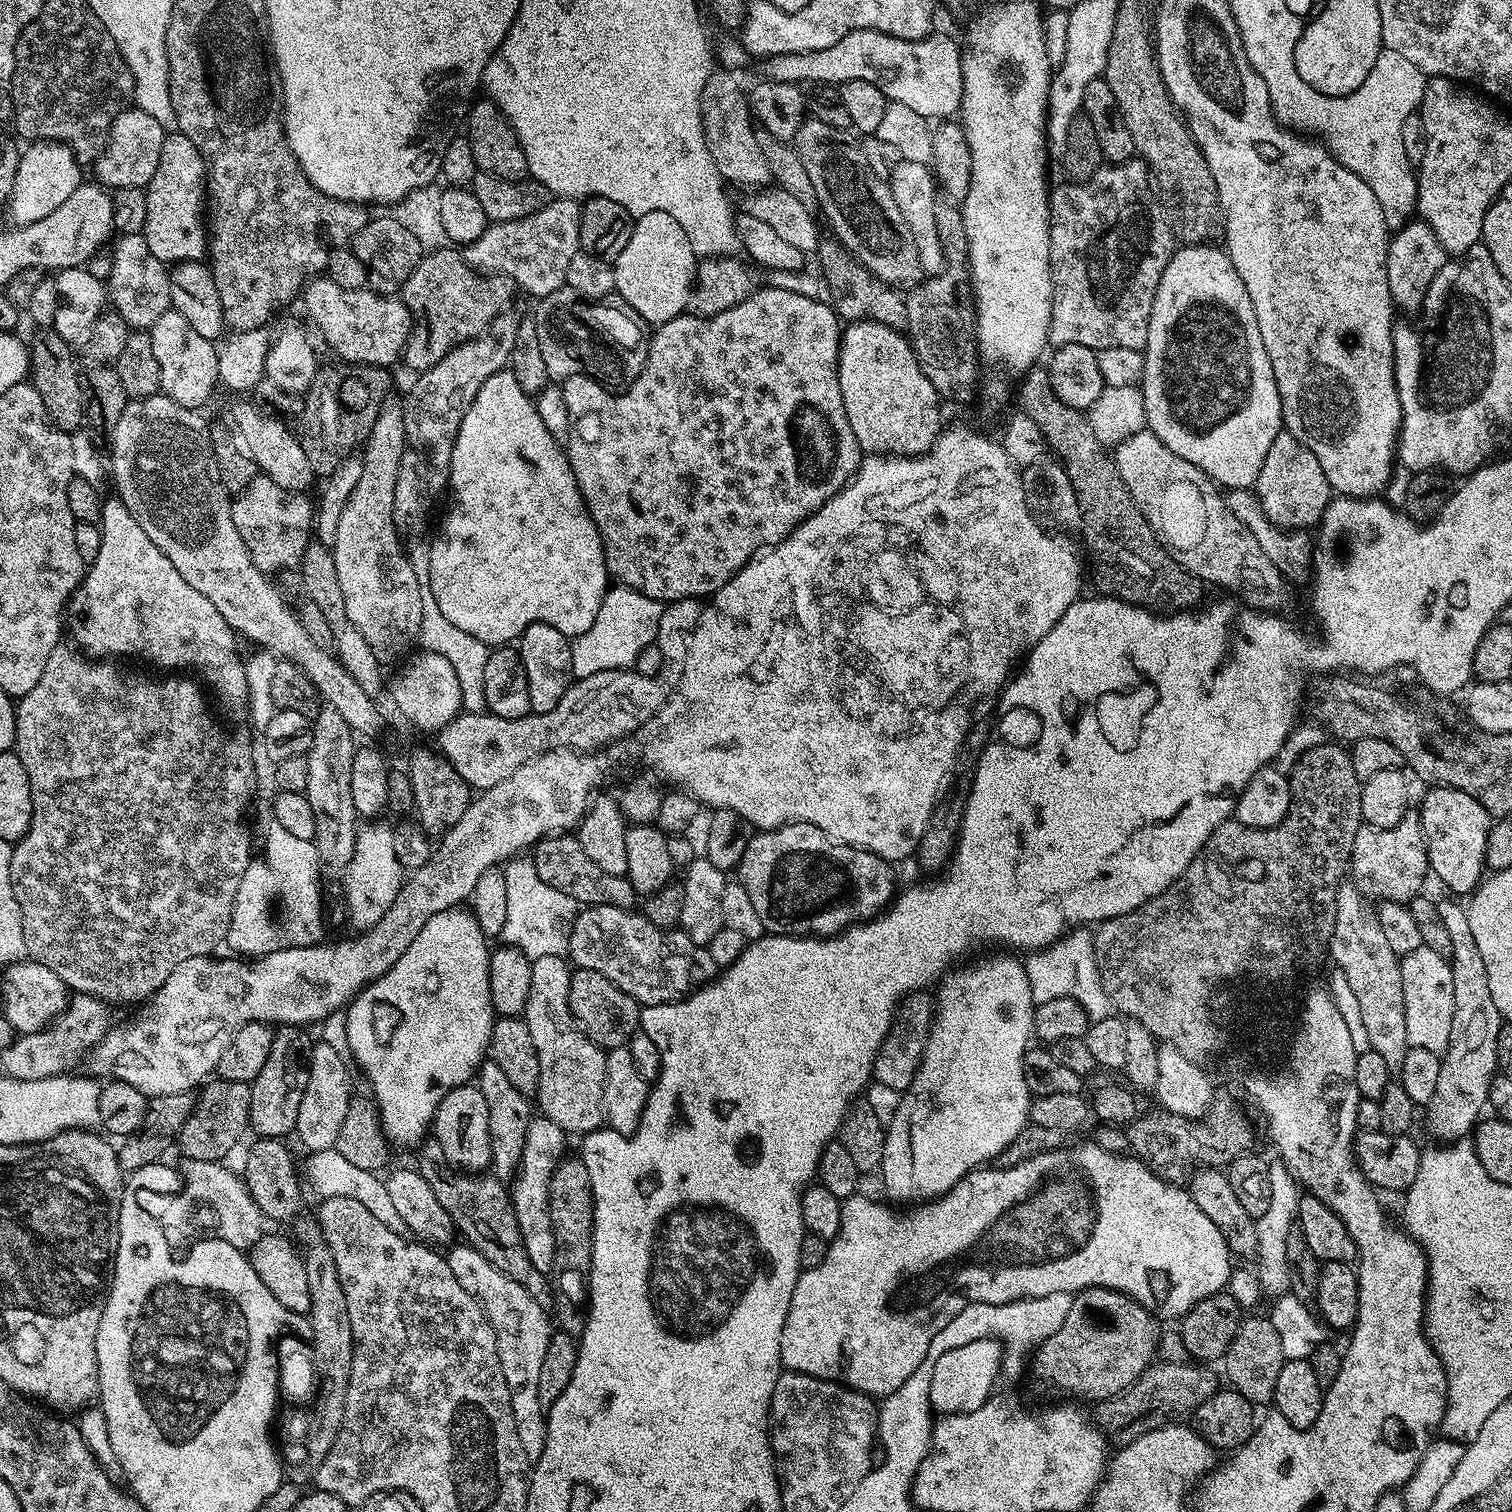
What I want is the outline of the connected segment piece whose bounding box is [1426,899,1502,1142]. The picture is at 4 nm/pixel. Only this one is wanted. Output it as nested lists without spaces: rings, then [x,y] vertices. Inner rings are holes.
[[[1440,900],[1437,910],[1453,947],[1450,963],[1454,978],[1454,1018],[1450,1022],[1448,1049],[1443,1052],[1440,1062],[1438,1086],[1434,1098],[1426,1105],[1428,1128],[1440,1142],[1455,1142],[1467,1137],[1481,1119],[1480,1111],[1489,1107],[1488,1092],[1498,1072],[1496,1047],[1502,1027],[1502,1017],[1490,994],[1490,978],[1486,978],[1482,953],[1474,943],[1465,905],[1452,900]]]

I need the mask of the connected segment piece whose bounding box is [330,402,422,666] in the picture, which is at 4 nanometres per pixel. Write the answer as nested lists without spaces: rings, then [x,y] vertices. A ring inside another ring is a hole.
[[[388,402],[381,407],[378,418],[371,421],[368,438],[362,448],[362,478],[358,486],[354,486],[354,494],[350,494],[346,510],[342,510],[342,518],[338,518],[338,534],[330,546],[334,570],[338,570],[338,582],[342,586],[342,599],[346,602],[346,614],[350,614],[350,622],[358,626],[358,634],[366,638],[366,646],[372,648],[373,654],[384,666],[401,655],[400,660],[412,648],[411,644],[417,643],[422,626],[422,597],[418,591],[418,578],[414,578],[414,566],[406,555],[406,548],[400,545],[401,533],[394,522],[394,486],[403,453],[404,410],[399,403]]]

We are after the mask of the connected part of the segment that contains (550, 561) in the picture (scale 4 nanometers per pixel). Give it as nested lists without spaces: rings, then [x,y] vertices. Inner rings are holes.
[[[510,370],[495,372],[482,382],[482,390],[470,402],[470,410],[462,418],[462,426],[458,430],[458,438],[454,442],[454,454],[450,462],[450,474],[448,475],[448,488],[452,492],[452,509],[436,536],[436,541],[431,541],[428,553],[430,554],[430,590],[434,590],[434,602],[438,602],[438,610],[458,630],[466,630],[474,638],[478,638],[483,644],[489,646],[508,646],[513,643],[531,624],[549,624],[554,626],[564,636],[575,638],[586,634],[590,626],[594,626],[594,618],[598,618],[598,606],[602,606],[604,595],[610,587],[610,577],[602,538],[598,534],[598,526],[590,518],[588,508],[584,505],[582,494],[578,490],[578,482],[572,473],[572,467],[568,461],[567,451],[562,447],[561,441],[555,440],[546,430],[542,418],[538,418],[536,401],[529,393],[518,386],[518,380]]]

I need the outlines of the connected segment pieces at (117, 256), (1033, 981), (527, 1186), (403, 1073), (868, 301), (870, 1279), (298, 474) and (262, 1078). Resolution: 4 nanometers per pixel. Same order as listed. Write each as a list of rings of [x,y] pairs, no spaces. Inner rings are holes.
[[[135,232],[117,239],[112,252],[112,269],[106,275],[106,291],[114,311],[132,330],[151,330],[172,308],[170,298],[169,269],[158,258],[154,258],[150,246],[146,246],[143,234]]]
[[[1084,926],[1073,927],[1049,948],[1044,948],[1041,952],[1033,951],[1033,956],[1029,960],[1025,959],[1023,966],[1026,978],[1030,982],[1033,1001],[1074,998],[1087,1012],[1089,1021],[1094,1021],[1110,1015],[1110,1001],[1100,981],[1100,972],[1096,968],[1096,951],[1092,945],[1094,936],[1088,931],[1089,929]]]
[[[543,1118],[532,1119],[526,1130],[526,1146],[522,1150],[518,1175],[510,1188],[512,1212],[516,1215],[526,1254],[536,1269],[545,1274],[551,1273],[556,1263],[556,1243],[548,1213],[548,1191],[554,1170],[566,1156],[564,1139],[566,1133],[560,1125]]]
[[[460,906],[445,907],[432,915],[430,922],[426,922],[426,926],[422,926],[422,930],[418,930],[418,938],[414,938],[414,942],[410,942],[406,954],[402,954],[402,958],[398,958],[398,962],[394,962],[394,966],[390,970],[386,970],[386,974],[382,974],[370,984],[365,984],[356,993],[351,1003],[347,1005],[345,1024],[348,1052],[350,1056],[356,1059],[357,1066],[368,1075],[368,1080],[372,1083],[373,1093],[371,1092],[371,1095],[380,1110],[380,1127],[384,1129],[384,1138],[389,1145],[396,1147],[397,1144],[400,1148],[413,1147],[412,1149],[415,1149],[429,1135],[430,1125],[435,1121],[436,1111],[445,1094],[458,1086],[469,1083],[479,1073],[480,1065],[486,1059],[494,1023],[494,1009],[491,998],[491,966],[489,964],[490,947],[488,948],[488,944],[489,941],[479,928],[479,924],[471,911]]]
[[[821,235],[814,254],[818,258],[828,288],[829,303],[841,321],[849,323],[860,320],[878,321],[897,330],[907,327],[905,299],[894,288],[877,280],[835,236]]]
[[[1076,1144],[1073,1148],[1063,1146],[1052,1151],[1044,1151],[1037,1156],[1032,1156],[1024,1162],[1010,1169],[998,1168],[995,1166],[981,1166],[968,1173],[959,1180],[956,1185],[942,1196],[937,1196],[934,1200],[921,1203],[913,1212],[904,1212],[901,1216],[896,1216],[896,1212],[887,1203],[879,1204],[876,1200],[871,1200],[868,1196],[857,1194],[849,1196],[840,1205],[842,1210],[842,1222],[840,1223],[840,1233],[830,1241],[826,1258],[822,1258],[822,1266],[814,1266],[801,1271],[800,1276],[796,1280],[794,1286],[794,1294],[790,1298],[790,1310],[786,1314],[786,1322],[782,1326],[782,1338],[780,1339],[780,1362],[787,1371],[801,1372],[807,1376],[817,1376],[819,1380],[835,1380],[843,1382],[849,1388],[864,1390],[867,1395],[873,1398],[887,1398],[890,1394],[894,1394],[894,1390],[898,1390],[898,1386],[902,1386],[902,1382],[906,1382],[906,1378],[910,1378],[910,1374],[914,1374],[914,1370],[918,1370],[921,1361],[928,1359],[928,1351],[930,1350],[930,1342],[934,1342],[934,1338],[946,1326],[946,1322],[950,1322],[962,1310],[966,1310],[968,1304],[1009,1304],[1015,1300],[1033,1300],[1034,1298],[1042,1298],[1043,1296],[1063,1296],[1065,1294],[1075,1294],[1077,1292],[1085,1292],[1087,1288],[1112,1288],[1116,1292],[1124,1292],[1127,1296],[1131,1296],[1133,1300],[1137,1300],[1148,1313],[1157,1317],[1163,1318],[1165,1321],[1175,1321],[1177,1318],[1182,1318],[1191,1308],[1196,1305],[1202,1298],[1210,1298],[1210,1294],[1221,1291],[1229,1283],[1229,1276],[1234,1269],[1234,1256],[1229,1251],[1228,1244],[1224,1240],[1223,1235],[1219,1232],[1218,1226],[1214,1224],[1202,1212],[1199,1203],[1186,1191],[1183,1187],[1169,1183],[1163,1177],[1157,1175],[1147,1164],[1141,1159],[1132,1154],[1128,1154],[1124,1161],[1120,1161],[1112,1152],[1107,1152],[1100,1144]]]
[[[236,404],[232,408],[232,420],[237,428],[235,431],[238,436],[240,431],[239,439],[243,447],[256,463],[257,469],[274,482],[278,482],[278,486],[282,486],[287,492],[307,493],[312,480],[314,481],[314,473],[306,454],[302,451],[299,435],[284,425],[287,423],[269,414],[263,407],[253,404]]]
[[[285,1024],[275,1029],[270,1046],[270,1058],[258,1070],[253,1078],[252,1097],[250,1098],[250,1114],[248,1122],[251,1131],[260,1138],[284,1138],[295,1133],[298,1122],[298,1106],[302,1104],[304,1078],[306,1075],[305,1061],[310,1051],[310,1039],[303,1027]]]

